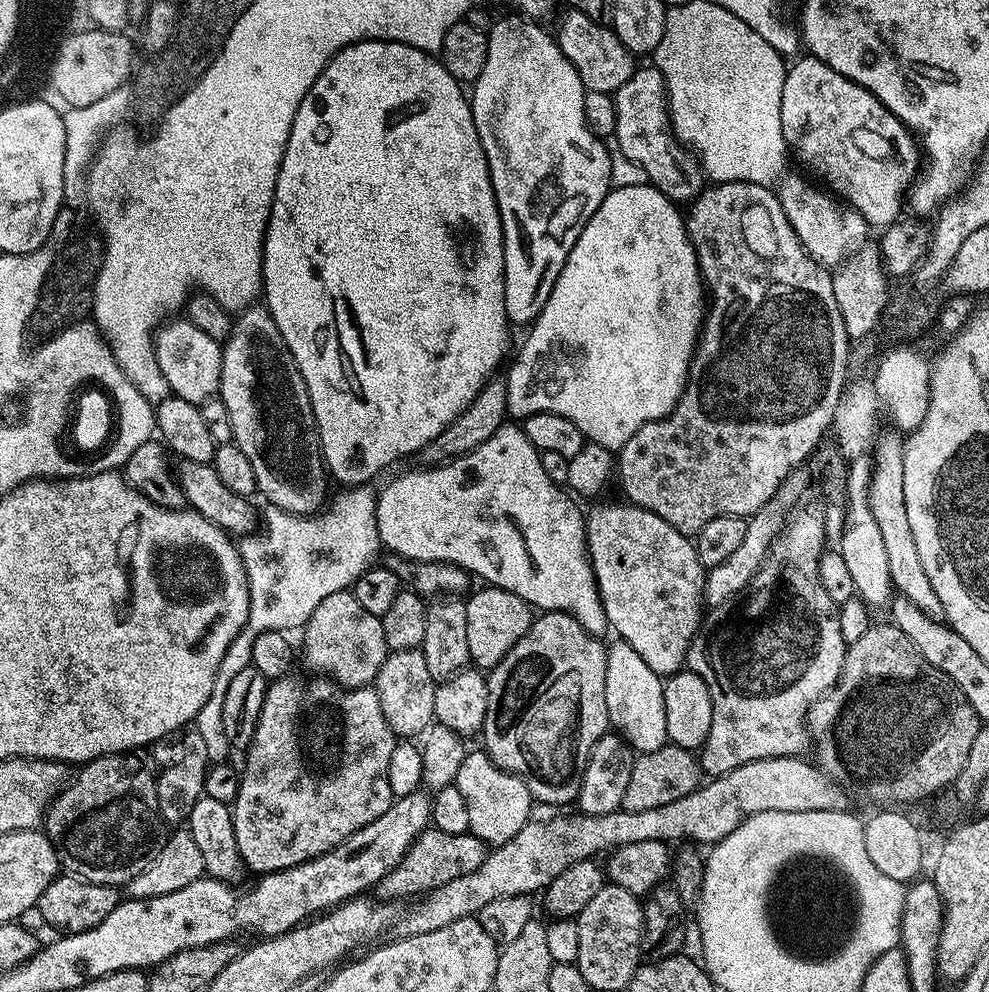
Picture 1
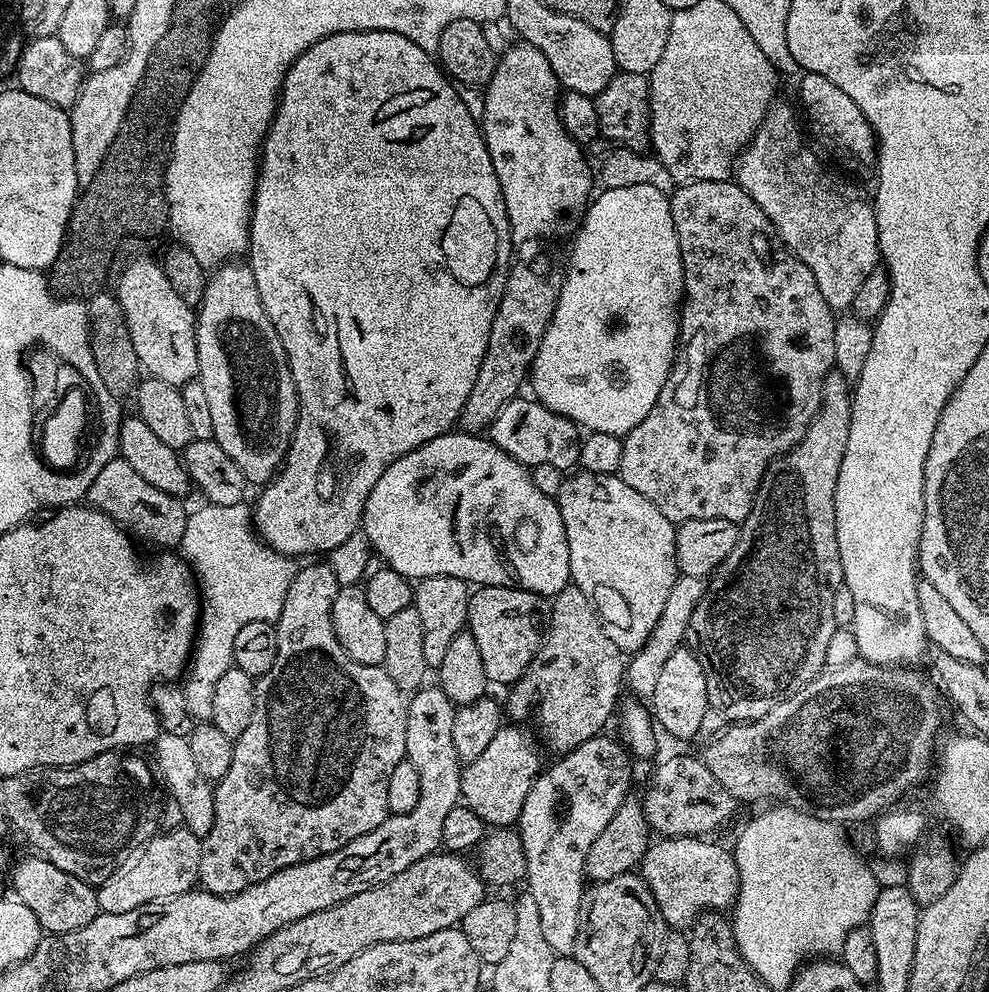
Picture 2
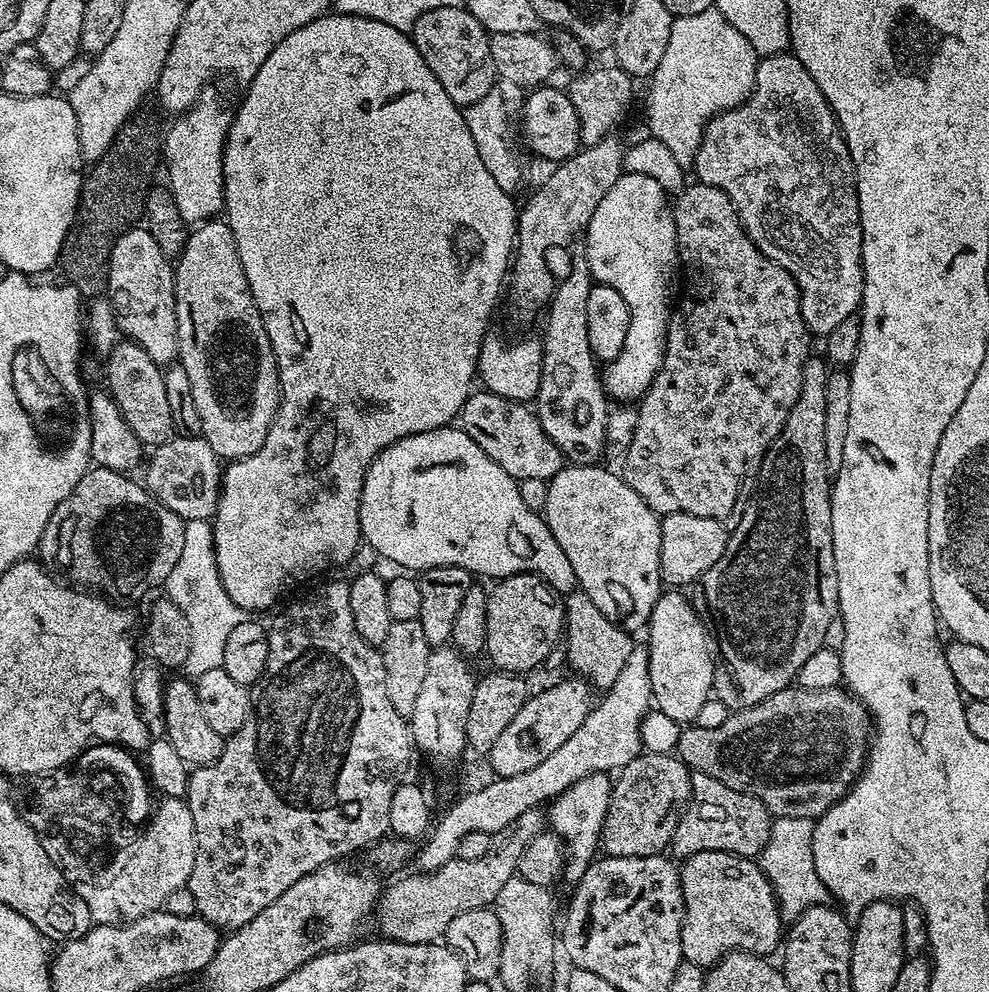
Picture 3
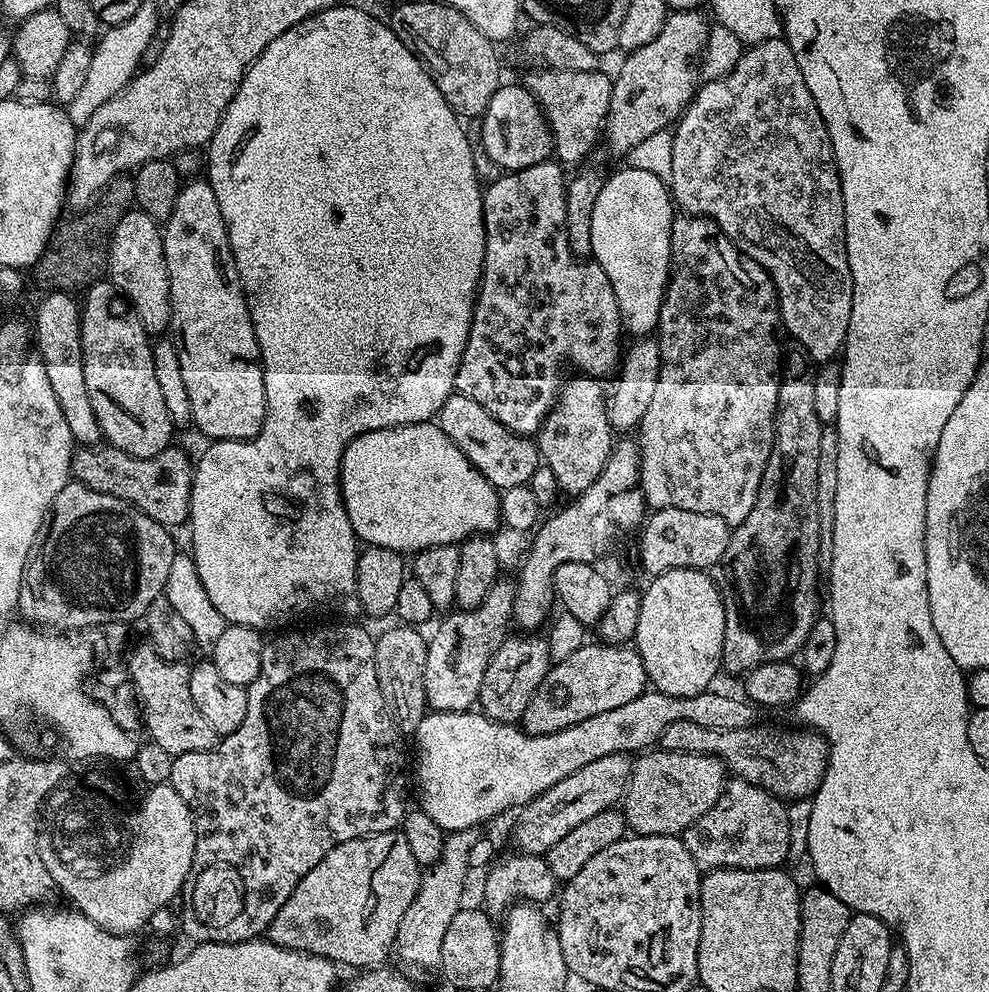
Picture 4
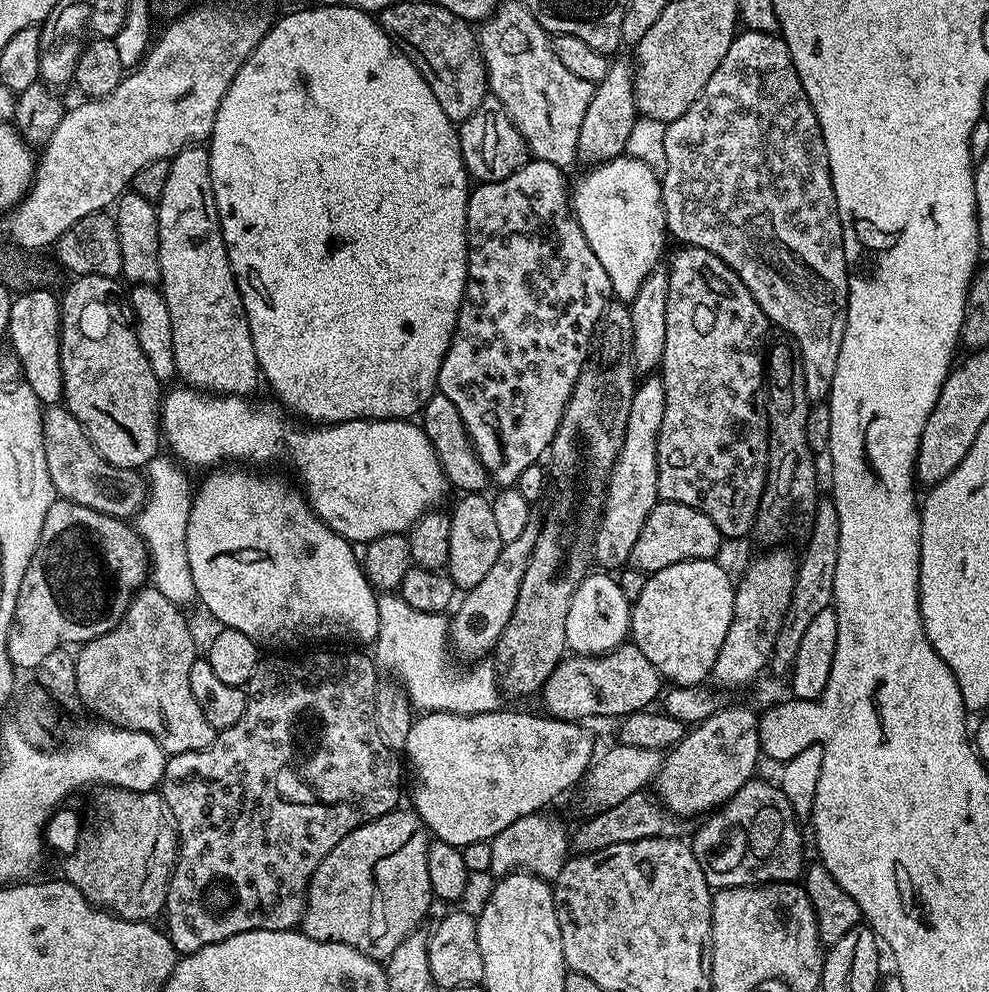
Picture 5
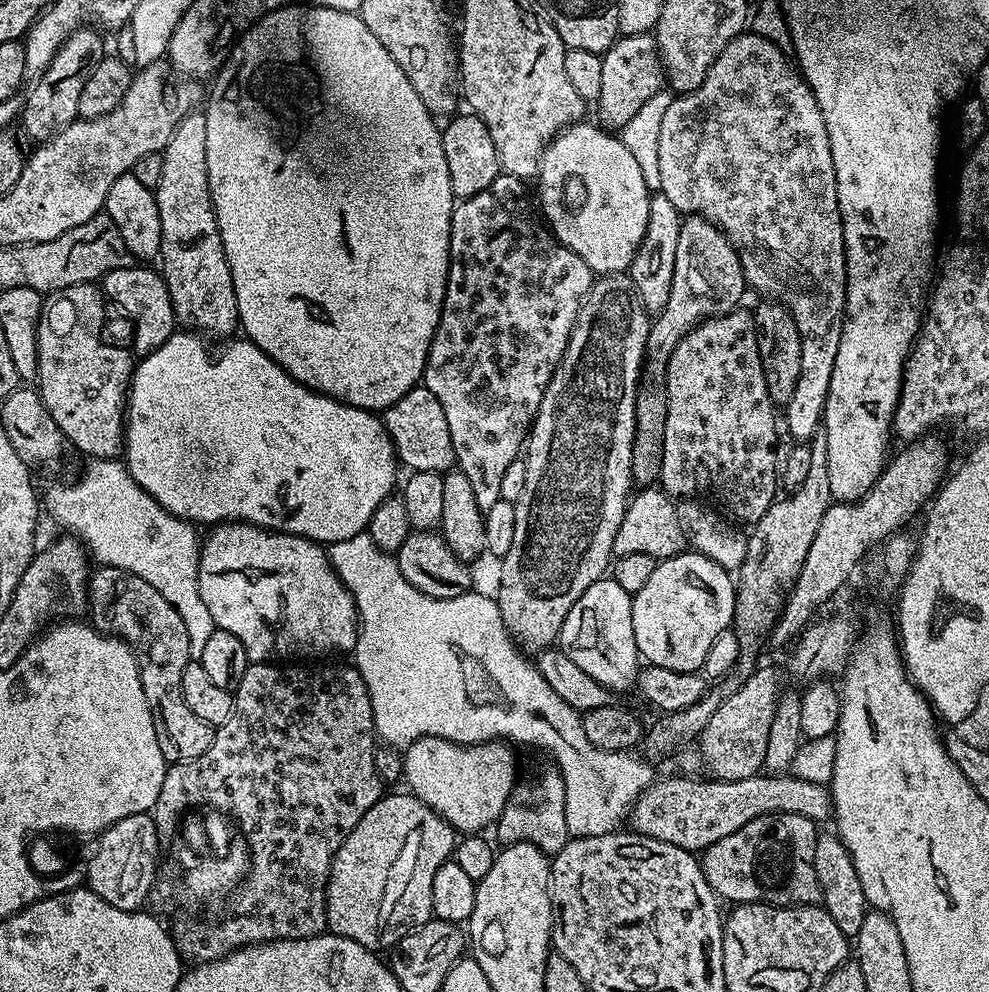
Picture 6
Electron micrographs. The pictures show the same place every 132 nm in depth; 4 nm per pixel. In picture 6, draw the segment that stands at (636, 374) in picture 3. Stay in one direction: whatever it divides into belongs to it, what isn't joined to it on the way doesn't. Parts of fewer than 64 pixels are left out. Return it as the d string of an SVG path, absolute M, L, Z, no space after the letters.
M577 122L571 124L569 128L564 129L560 135L554 137L551 144L544 149L544 155L540 157L538 165L541 204L539 204L539 207L542 209L543 219L546 221L547 227L550 229L552 235L555 236L557 240L561 240L570 250L574 250L574 254L581 256L581 258L590 265L593 273L627 273L628 267L632 264L634 254L646 234L646 218L650 218L650 202L652 201L652 196L650 195L650 189L646 186L646 181L642 178L642 169L637 166L635 159L630 155L630 150L626 150L626 146L621 142L619 135L605 130L595 123L593 123L594 125L588 123L589 122Z

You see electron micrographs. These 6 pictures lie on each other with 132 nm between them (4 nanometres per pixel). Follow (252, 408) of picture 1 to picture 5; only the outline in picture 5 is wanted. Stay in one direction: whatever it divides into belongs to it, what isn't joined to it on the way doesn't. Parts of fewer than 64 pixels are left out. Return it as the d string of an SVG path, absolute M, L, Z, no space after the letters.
M189 146L181 150L177 156L173 156L170 161L170 174L166 178L166 186L162 186L162 194L156 204L156 217L158 218L158 238L160 239L160 282L159 289L166 298L166 310L170 310L170 326L174 334L174 362L176 363L176 376L179 377L187 387L195 388L209 394L219 394L222 396L247 396L253 395L259 384L262 384L262 373L260 363L254 354L254 342L250 334L248 320L244 316L244 307L240 291L236 285L236 279L232 273L232 267L228 261L228 247L224 244L222 230L220 229L220 219L218 210L214 202L214 190L212 189L212 179L210 178L210 158L207 147Z

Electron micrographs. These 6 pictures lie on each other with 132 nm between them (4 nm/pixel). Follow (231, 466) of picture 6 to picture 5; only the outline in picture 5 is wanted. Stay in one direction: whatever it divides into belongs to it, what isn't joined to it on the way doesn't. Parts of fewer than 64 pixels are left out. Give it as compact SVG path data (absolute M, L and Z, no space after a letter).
M187 386L179 387L169 392L167 389L160 405L162 440L177 461L188 463L192 468L212 470L225 462L239 462L244 466L272 464L288 451L300 475L302 491L317 518L353 545L363 546L369 540L382 538L382 534L407 533L417 518L435 509L439 505L436 503L444 496L446 481L434 446L430 438L426 438L423 427L411 419L347 420L341 424L301 426L284 420L285 409L272 398L255 404L255 399L247 396L222 396Z

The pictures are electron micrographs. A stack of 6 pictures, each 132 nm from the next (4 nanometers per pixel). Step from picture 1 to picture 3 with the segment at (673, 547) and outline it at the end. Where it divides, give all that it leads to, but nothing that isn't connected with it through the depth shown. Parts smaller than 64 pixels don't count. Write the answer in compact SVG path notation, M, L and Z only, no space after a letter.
M569 463L558 474L548 481L546 490L546 506L543 510L544 521L554 534L554 542L562 546L566 558L570 558L570 566L574 566L576 583L579 591L586 593L590 602L606 614L615 624L636 634L636 631L647 625L652 617L654 606L662 594L660 578L660 551L662 550L661 517L630 486L623 475L611 472L608 468L600 468L596 464Z

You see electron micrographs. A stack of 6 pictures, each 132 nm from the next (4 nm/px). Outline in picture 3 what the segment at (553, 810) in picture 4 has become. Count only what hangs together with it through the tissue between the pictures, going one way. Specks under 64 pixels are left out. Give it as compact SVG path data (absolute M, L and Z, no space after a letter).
M531 808L526 810L526 814L518 814L518 818L514 818L514 822L510 822L508 828L503 828L499 832L492 849L486 854L482 854L482 858L470 858L469 860L454 858L450 862L438 866L435 872L416 870L413 871L413 876L404 876L401 880L396 880L389 888L387 885L381 891L379 901L374 909L374 920L380 923L379 935L385 940L397 940L407 944L431 944L439 941L447 933L450 922L454 922L454 918L458 918L458 914L466 914L466 910L478 910L495 905L498 890L502 890L502 886L506 886L506 882L510 882L510 878L517 875L522 850L526 850L526 846L530 846L530 842L541 835L545 828L545 813L540 808Z

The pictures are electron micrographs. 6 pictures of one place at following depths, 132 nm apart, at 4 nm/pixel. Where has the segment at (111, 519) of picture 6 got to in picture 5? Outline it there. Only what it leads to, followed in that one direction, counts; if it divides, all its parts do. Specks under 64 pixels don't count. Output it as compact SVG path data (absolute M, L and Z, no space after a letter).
M157 454L145 465L148 497L134 518L134 527L148 548L153 587L164 594L168 601L186 606L186 603L197 597L189 558L186 555L186 528L189 525L194 488L179 467L181 468L181 465L166 454Z

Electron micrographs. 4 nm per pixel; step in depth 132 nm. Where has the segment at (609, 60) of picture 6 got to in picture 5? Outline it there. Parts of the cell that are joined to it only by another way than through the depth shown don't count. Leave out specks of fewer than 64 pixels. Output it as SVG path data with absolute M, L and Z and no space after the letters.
M613 59L606 70L606 78L602 78L602 82L593 87L590 107L582 117L582 130L578 130L578 146L576 147L576 155L581 161L585 160L585 165L595 166L606 160L613 160L616 156L625 155L626 141L629 140L630 130L634 130L634 122L638 119L632 81L633 71L633 65L629 61L627 64L624 60Z

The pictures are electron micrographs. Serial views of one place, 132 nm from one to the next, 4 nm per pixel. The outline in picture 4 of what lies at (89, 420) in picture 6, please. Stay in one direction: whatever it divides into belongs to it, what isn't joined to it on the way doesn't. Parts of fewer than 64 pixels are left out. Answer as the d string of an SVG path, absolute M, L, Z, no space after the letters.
M111 279L97 280L83 296L80 309L82 370L86 374L86 394L94 410L94 418L98 418L100 435L111 447L122 450L134 458L154 458L173 443L174 429L170 414L166 410L166 401L158 387L158 378L154 374L153 341L150 334L140 325L135 315L123 316L122 313L115 312L118 293Z

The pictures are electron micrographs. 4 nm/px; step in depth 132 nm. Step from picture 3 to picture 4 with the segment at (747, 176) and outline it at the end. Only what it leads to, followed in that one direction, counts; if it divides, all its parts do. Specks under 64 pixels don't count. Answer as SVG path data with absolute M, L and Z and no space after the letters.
M781 38L745 47L741 51L734 70L730 70L727 76L719 76L717 80L701 83L692 101L685 108L683 116L675 125L672 137L674 138L674 174L670 181L670 195L675 207L689 216L708 217L728 235L729 240L735 242L741 252L746 253L754 262L761 264L770 274L776 287L776 303L780 310L783 331L787 335L789 332L796 339L793 341L808 353L809 361L835 361L844 346L852 309L852 275L846 254L842 186L834 158L834 146L826 130L826 122L822 122L822 114L818 114L818 106L810 90L806 90L806 78L802 78L802 70L798 70L798 62L794 62L794 50L790 50L788 41Z

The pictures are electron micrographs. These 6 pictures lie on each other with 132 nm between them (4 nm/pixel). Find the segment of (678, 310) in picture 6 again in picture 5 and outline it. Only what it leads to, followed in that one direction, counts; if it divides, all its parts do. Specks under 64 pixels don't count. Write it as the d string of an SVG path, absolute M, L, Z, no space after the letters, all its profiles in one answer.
M659 374L645 375L632 389L630 418L626 418L622 450L608 479L604 513L600 516L600 529L596 531L596 541L592 547L595 563L601 569L620 570L628 564L630 550L634 550L634 542L638 542L638 534L642 534L642 526L646 526L650 510L654 510L654 506L660 500L658 434L662 430L662 414L666 414L664 378Z

